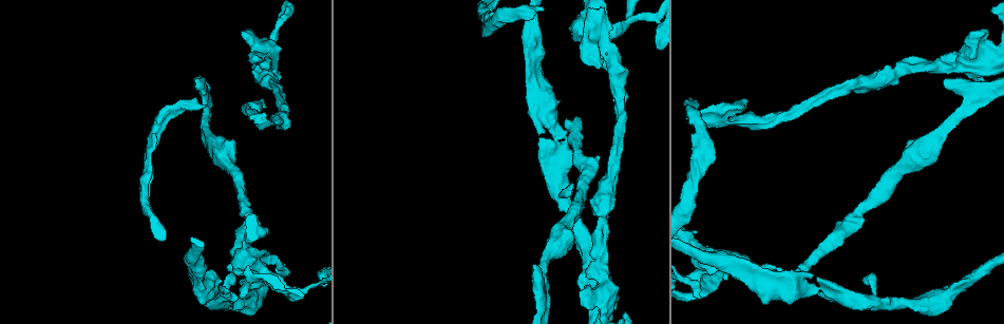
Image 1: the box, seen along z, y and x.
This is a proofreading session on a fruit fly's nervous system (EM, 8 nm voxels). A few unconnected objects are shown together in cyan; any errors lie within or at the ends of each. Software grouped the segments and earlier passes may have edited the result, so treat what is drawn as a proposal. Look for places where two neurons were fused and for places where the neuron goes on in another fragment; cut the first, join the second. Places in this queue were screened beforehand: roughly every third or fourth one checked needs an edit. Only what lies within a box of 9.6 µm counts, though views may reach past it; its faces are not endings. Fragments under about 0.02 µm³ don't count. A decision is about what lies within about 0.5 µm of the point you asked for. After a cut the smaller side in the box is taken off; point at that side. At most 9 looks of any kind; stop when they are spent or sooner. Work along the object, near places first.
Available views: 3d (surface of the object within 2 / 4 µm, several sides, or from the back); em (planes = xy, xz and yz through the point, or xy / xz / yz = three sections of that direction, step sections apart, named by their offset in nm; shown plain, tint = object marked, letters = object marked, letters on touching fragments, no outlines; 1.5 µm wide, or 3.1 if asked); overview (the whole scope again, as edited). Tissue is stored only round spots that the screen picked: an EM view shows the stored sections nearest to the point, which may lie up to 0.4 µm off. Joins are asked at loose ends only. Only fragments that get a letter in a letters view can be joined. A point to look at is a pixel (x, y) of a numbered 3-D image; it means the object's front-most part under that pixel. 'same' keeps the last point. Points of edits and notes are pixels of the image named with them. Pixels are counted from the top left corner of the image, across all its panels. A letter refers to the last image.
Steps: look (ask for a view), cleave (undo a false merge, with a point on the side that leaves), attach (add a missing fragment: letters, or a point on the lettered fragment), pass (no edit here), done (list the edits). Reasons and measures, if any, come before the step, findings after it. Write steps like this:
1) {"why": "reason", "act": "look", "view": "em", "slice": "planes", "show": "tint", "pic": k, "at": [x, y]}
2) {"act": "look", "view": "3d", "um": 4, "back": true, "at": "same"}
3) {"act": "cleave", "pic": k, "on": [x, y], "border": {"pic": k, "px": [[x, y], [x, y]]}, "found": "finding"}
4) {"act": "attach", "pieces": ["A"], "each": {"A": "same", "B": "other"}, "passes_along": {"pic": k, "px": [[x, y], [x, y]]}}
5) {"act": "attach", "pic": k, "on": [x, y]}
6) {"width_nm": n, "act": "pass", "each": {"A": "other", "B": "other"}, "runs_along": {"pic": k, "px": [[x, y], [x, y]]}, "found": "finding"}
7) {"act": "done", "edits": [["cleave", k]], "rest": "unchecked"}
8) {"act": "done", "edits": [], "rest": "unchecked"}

{"act": "look", "view": "3d", "um": 2, "pic": 1, "at": [232, 280]}

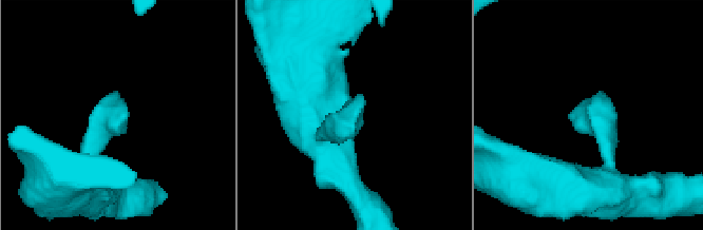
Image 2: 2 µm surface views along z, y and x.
{"act": "look", "view": "em", "slice": "planes", "show": "letters", "pic": 2, "at": [358, 96]}

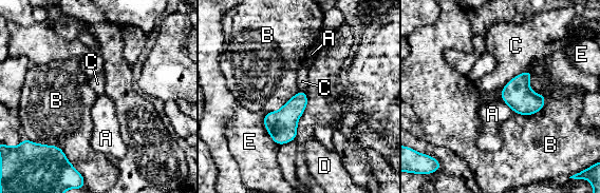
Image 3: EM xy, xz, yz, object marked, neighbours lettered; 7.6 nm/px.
{"act": "pass", "each": {"A": "other", "B": "other", "C": "other", "D": "other", "E": "other"}, "border": {"pic": 3, "px": [[546, 97], [535, 113], [517, 114]]}, "found": "no lettered fragment goes on from it"}

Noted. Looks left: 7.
{"why": "long arm stops here", "act": "look", "view": "em", "slice": "planes", "show": "letters", "pic": 1, "at": [576, 118]}

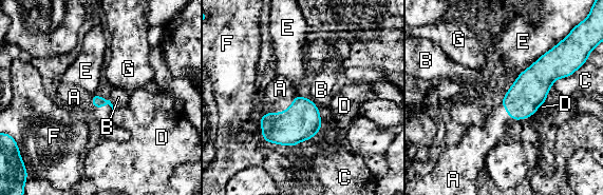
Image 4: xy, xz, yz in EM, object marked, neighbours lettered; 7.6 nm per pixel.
{"act": "attach", "pic": 4, "on": [74, 97], "each": {"A": "same", "B": "other", "C": "other", "D": "other", "E": "other", "F": "other", "G": "other"}, "found": "it goes on there"}

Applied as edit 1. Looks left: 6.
{"why": "an open end", "act": "look", "view": "em", "slice": "xy", "step": 8, "show": "tint", "pic": 1, "at": [262, 99]}

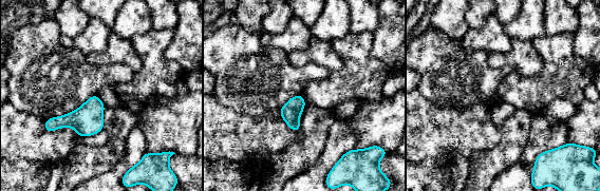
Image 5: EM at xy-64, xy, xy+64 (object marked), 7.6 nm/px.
{"act": "look", "view": "em", "slice": "yz", "step": 4, "show": "letters", "at": "same"}

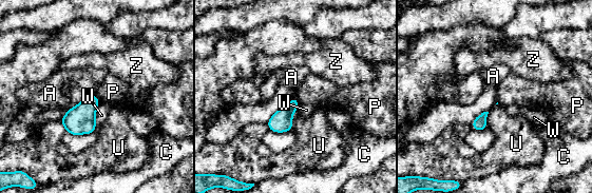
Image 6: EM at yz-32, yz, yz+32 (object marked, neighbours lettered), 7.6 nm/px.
{"act": "pass", "each": {"A": "other", "C": "other", "P": "other", "U": "other", "W": "other", "Z": "other"}, "border": {"pic": 6, "px": [[89, 94], [95, 95]]}, "found": "none of them fits"}

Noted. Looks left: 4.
{"why": "narrows sharply", "act": "look", "view": "3d", "um": 4, "back": true, "pic": 1, "at": [651, 15]}

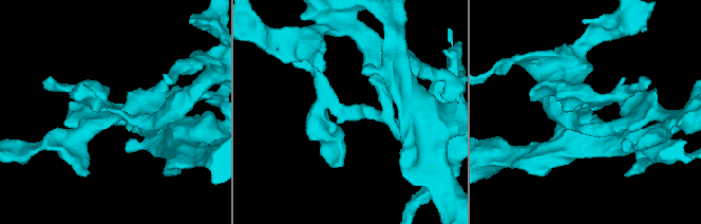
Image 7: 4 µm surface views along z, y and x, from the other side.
{"arms": 3, "arm_widths_nm": [160, 160, 200], "why": "need the tissue", "act": "look", "view": "em", "um": 3.1, "slice": "yz", "step": 8, "show": "tint", "pic": 7, "at": [345, 114]}

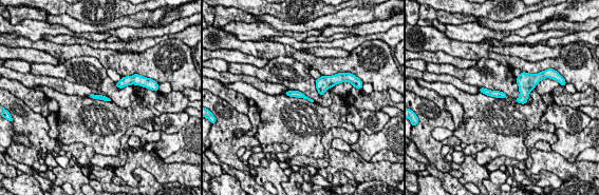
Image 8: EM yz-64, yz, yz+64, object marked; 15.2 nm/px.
{"why": "another direction", "act": "look", "view": "em", "um": 3.1, "slice": "planes", "show": "letters", "at": "same"}

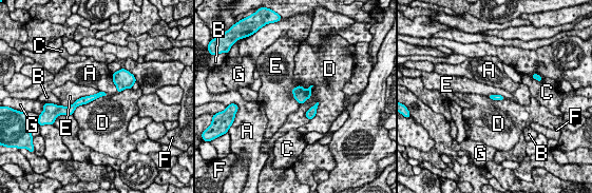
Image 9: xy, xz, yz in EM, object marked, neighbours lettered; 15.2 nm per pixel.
{"longest_contact_nm": ["D", 650], "act": "pass", "each": {"A": "other", "B": "other", "C": "other", "D": "other", "E": "other", "F": "other", "G": "other"}, "runs_along": {"pic": 9, "px": [[100, 94], [77, 102], [67, 112]]}, "found": "all the same neuron"}

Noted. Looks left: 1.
{"act": "done", "edits": [["attach", 4]], "rest": "unchecked"}

